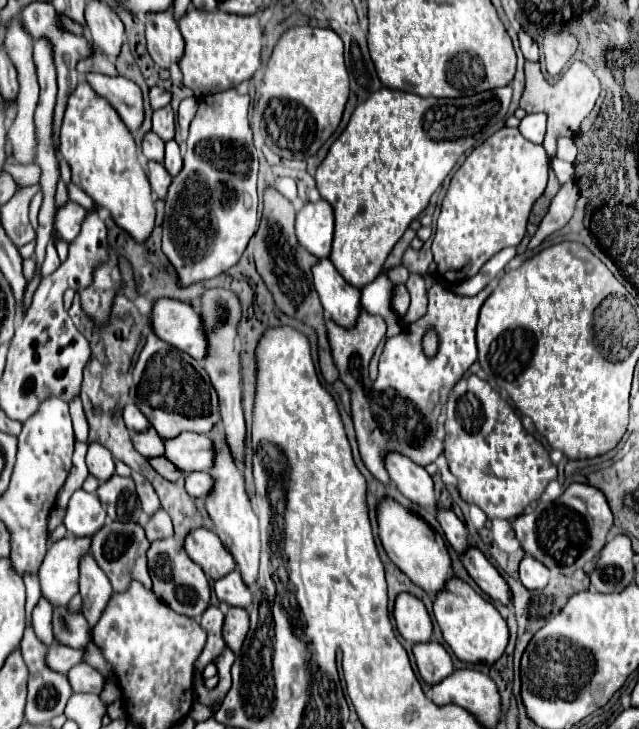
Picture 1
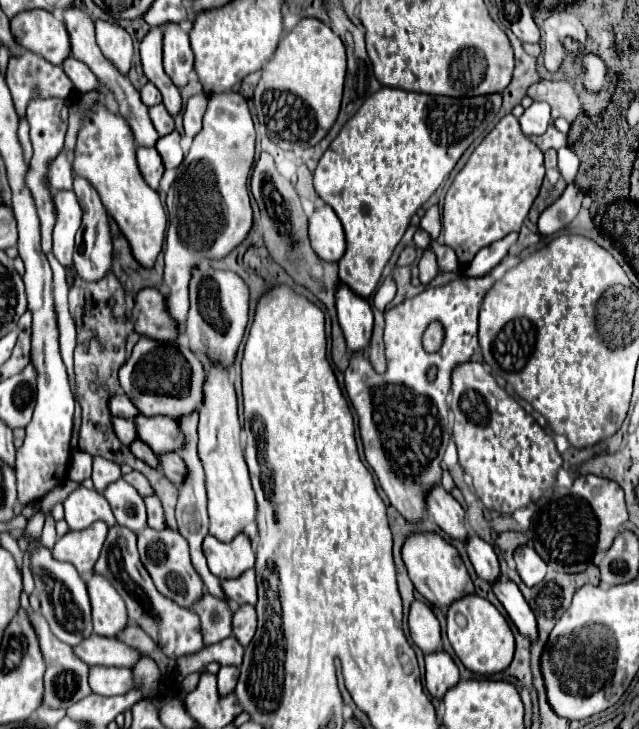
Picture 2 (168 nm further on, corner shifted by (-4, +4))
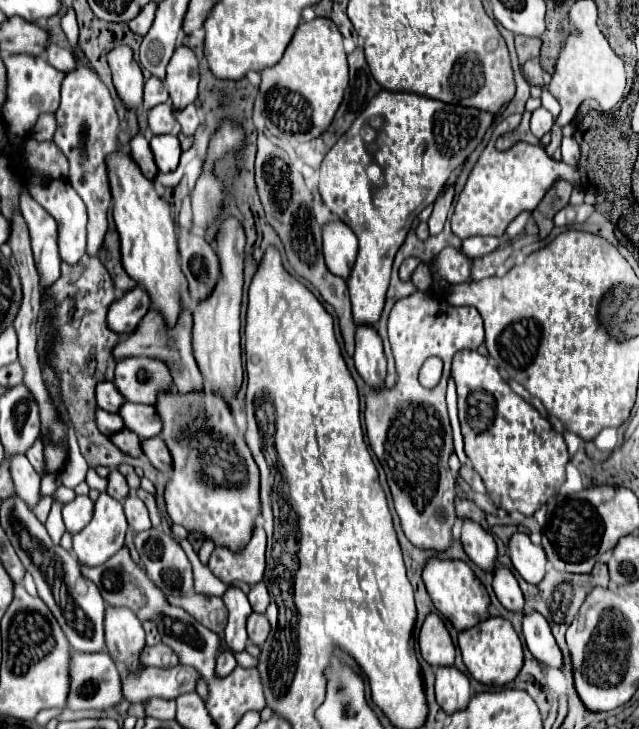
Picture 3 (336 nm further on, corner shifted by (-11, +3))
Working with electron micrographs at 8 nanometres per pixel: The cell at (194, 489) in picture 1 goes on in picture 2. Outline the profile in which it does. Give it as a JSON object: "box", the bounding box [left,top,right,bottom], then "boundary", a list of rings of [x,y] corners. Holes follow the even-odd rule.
{"box":[160,452,188,486],"boundary":[[[174,452],[160,456],[160,468],[166,474],[166,478],[176,486],[180,486],[180,480],[184,480],[184,472],[188,470],[184,468],[184,460],[180,460],[180,454]]]}

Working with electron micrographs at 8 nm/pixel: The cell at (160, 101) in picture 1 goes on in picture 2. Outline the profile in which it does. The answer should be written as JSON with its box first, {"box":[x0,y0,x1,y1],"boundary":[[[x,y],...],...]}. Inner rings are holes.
{"box":[140,84,162,106],"boundary":[[[146,84],[146,86],[142,86],[142,90],[140,90],[140,98],[142,98],[142,102],[146,104],[146,106],[156,106],[156,104],[160,104],[162,102],[162,96],[160,96],[160,92],[158,92],[158,88],[154,86],[154,84]]]}

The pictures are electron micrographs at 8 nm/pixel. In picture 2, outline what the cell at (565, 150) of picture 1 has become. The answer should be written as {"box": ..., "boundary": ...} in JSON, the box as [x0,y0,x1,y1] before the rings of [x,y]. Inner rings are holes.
{"box":[528,124,568,152],"boundary":[[[550,124],[548,132],[544,132],[542,136],[528,136],[530,140],[534,140],[542,152],[546,152],[548,148],[554,148],[554,150],[560,150],[560,146],[568,146],[568,134],[560,132],[554,124]]]}

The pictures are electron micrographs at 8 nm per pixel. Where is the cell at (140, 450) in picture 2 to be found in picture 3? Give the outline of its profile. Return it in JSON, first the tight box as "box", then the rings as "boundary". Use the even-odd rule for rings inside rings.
{"box":[109,429,141,457],"boundary":[[[121,429],[113,435],[109,435],[111,443],[115,443],[123,453],[131,455],[131,457],[139,457],[141,455],[141,441],[135,433],[131,433],[129,429]]]}

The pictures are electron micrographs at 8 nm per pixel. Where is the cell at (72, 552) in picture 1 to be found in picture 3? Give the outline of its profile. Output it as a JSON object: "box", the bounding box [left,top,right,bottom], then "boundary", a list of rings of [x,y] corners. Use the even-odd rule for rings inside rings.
{"box":[73,493,127,565],"boundary":[[[101,493],[91,523],[73,535],[73,553],[85,565],[101,565],[123,547],[125,533],[127,519],[121,503]]]}

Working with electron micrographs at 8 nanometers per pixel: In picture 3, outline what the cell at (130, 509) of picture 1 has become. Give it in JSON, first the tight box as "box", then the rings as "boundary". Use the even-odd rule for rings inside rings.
{"box":[123,491,151,531],"boundary":[[[131,491],[131,495],[123,501],[123,509],[125,509],[125,515],[127,515],[129,525],[131,525],[135,531],[147,531],[147,529],[151,529],[151,521],[149,521],[147,507],[145,507],[145,503],[135,495],[135,491]]]}

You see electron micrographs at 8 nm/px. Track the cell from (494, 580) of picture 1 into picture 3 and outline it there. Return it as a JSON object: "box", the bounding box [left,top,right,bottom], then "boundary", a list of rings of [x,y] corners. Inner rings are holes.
{"box":[523,611,563,669],"boundary":[[[531,611],[529,615],[525,615],[523,617],[523,635],[525,635],[529,651],[533,653],[533,657],[539,663],[561,669],[563,653],[561,653],[555,637],[551,635],[551,629],[543,615],[539,615],[537,611]]]}

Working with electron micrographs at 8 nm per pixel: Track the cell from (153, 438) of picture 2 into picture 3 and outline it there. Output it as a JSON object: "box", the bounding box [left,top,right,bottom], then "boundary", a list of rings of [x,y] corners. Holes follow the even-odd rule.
{"box":[119,401,161,437],"boundary":[[[125,401],[119,409],[119,417],[123,419],[123,425],[139,437],[155,437],[161,431],[161,421],[155,415],[155,407],[151,405],[137,405]]]}

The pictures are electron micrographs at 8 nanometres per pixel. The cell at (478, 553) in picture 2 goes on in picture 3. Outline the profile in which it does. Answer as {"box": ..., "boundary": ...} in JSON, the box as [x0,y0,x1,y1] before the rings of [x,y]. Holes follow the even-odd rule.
{"box":[493,567,525,617],"boundary":[[[499,567],[495,571],[495,575],[493,575],[493,589],[495,589],[497,599],[501,601],[501,605],[507,611],[517,613],[519,617],[525,613],[525,597],[523,597],[523,591],[521,591],[517,579],[513,577],[513,573],[509,569]]]}

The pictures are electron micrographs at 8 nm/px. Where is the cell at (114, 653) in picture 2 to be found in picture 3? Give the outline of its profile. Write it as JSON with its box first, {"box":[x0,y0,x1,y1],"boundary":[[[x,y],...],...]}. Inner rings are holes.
{"box":[141,643,179,667],"boundary":[[[165,643],[145,647],[141,659],[145,665],[153,665],[153,667],[175,667],[175,665],[179,665],[179,655],[173,653],[173,649],[167,647]]]}

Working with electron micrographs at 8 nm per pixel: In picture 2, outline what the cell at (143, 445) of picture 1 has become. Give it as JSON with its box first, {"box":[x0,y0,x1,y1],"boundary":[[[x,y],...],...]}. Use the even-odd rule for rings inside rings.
{"box":[114,418,136,444],"boundary":[[[114,418],[114,430],[116,436],[124,442],[124,444],[132,444],[132,440],[136,438],[136,424],[132,420],[124,420],[124,418]]]}

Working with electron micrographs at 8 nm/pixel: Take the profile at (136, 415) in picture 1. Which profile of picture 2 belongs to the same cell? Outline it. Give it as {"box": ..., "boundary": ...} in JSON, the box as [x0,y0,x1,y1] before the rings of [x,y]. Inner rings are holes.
{"box":[110,394,140,420],"boundary":[[[116,394],[110,398],[110,410],[112,410],[112,416],[126,418],[126,420],[134,420],[136,416],[140,416],[140,412],[136,412],[136,406],[132,404],[132,400],[128,400],[128,396],[124,396],[124,394]]]}

